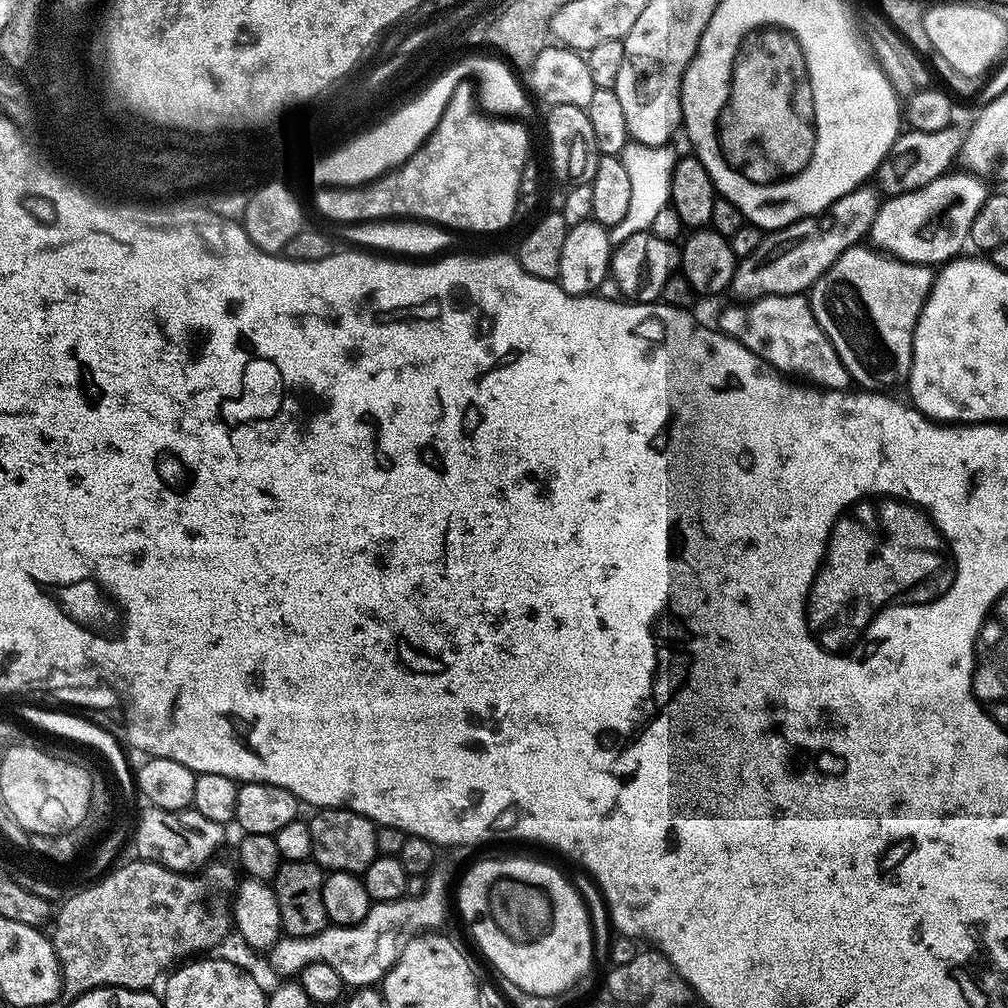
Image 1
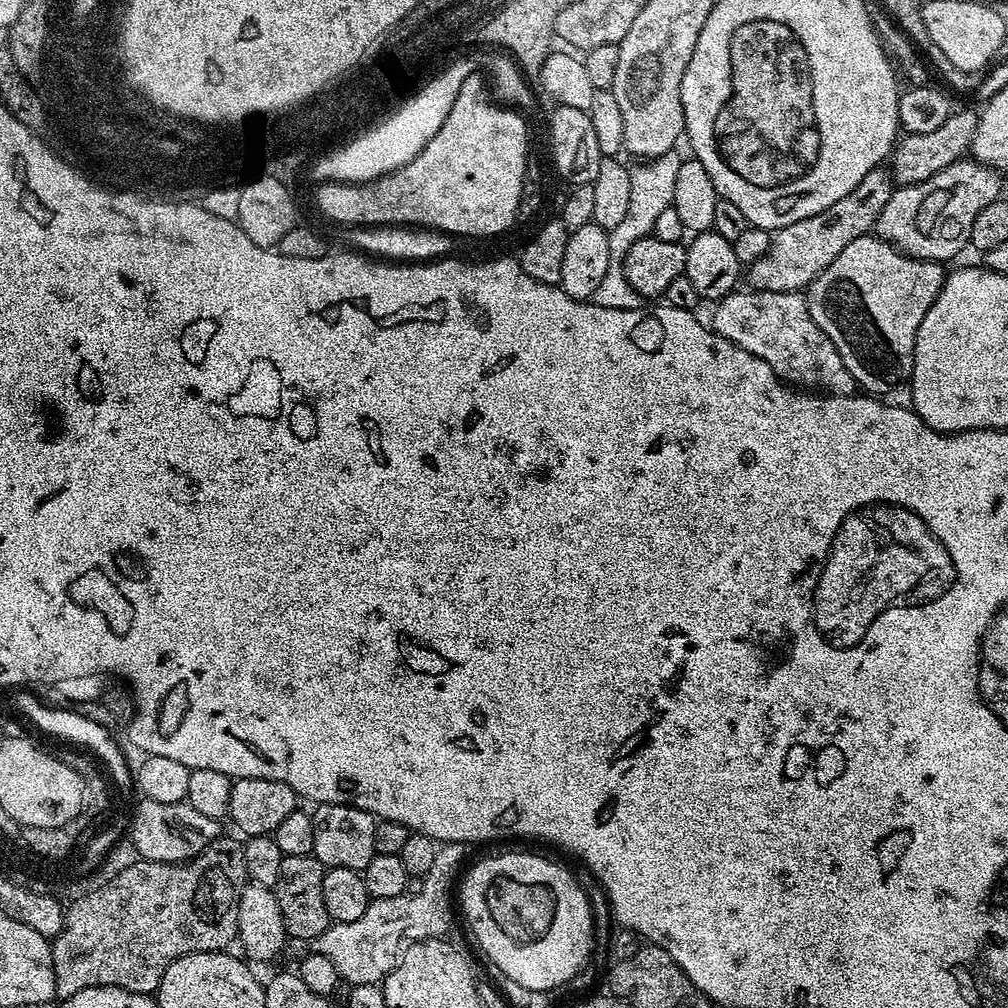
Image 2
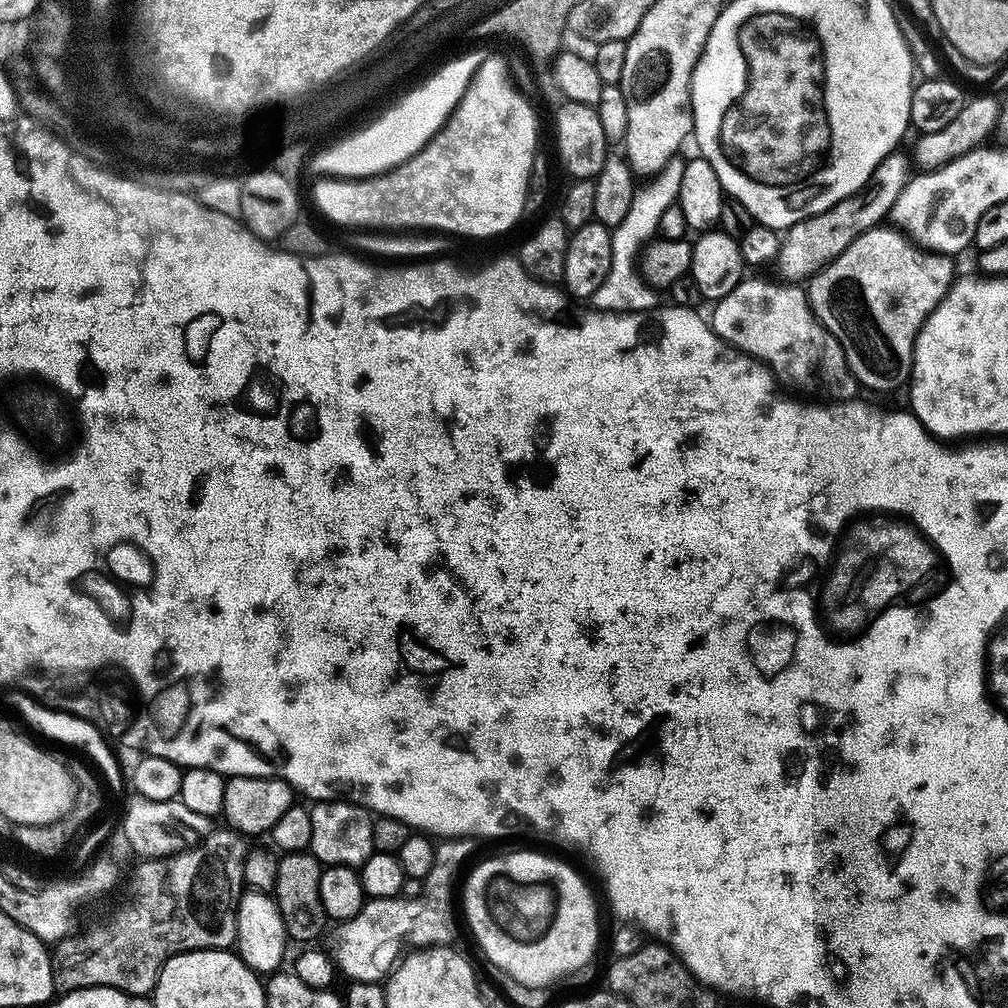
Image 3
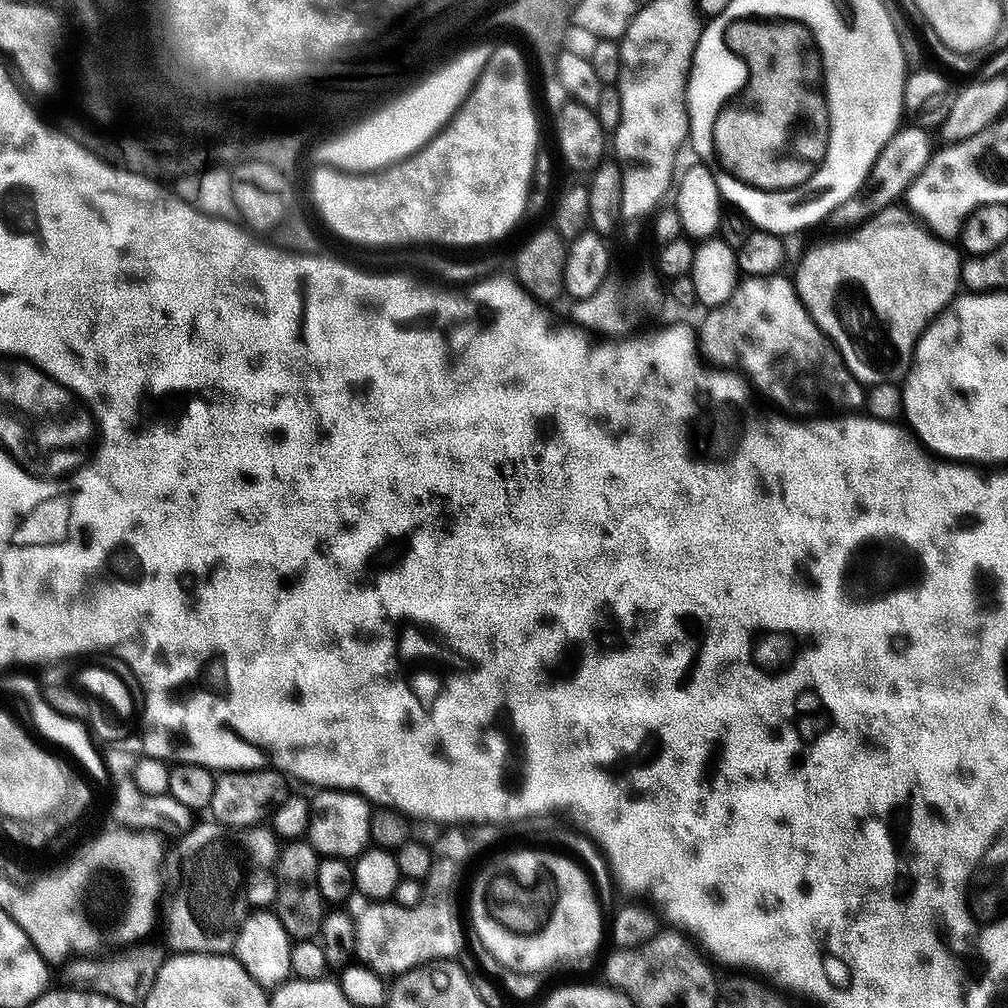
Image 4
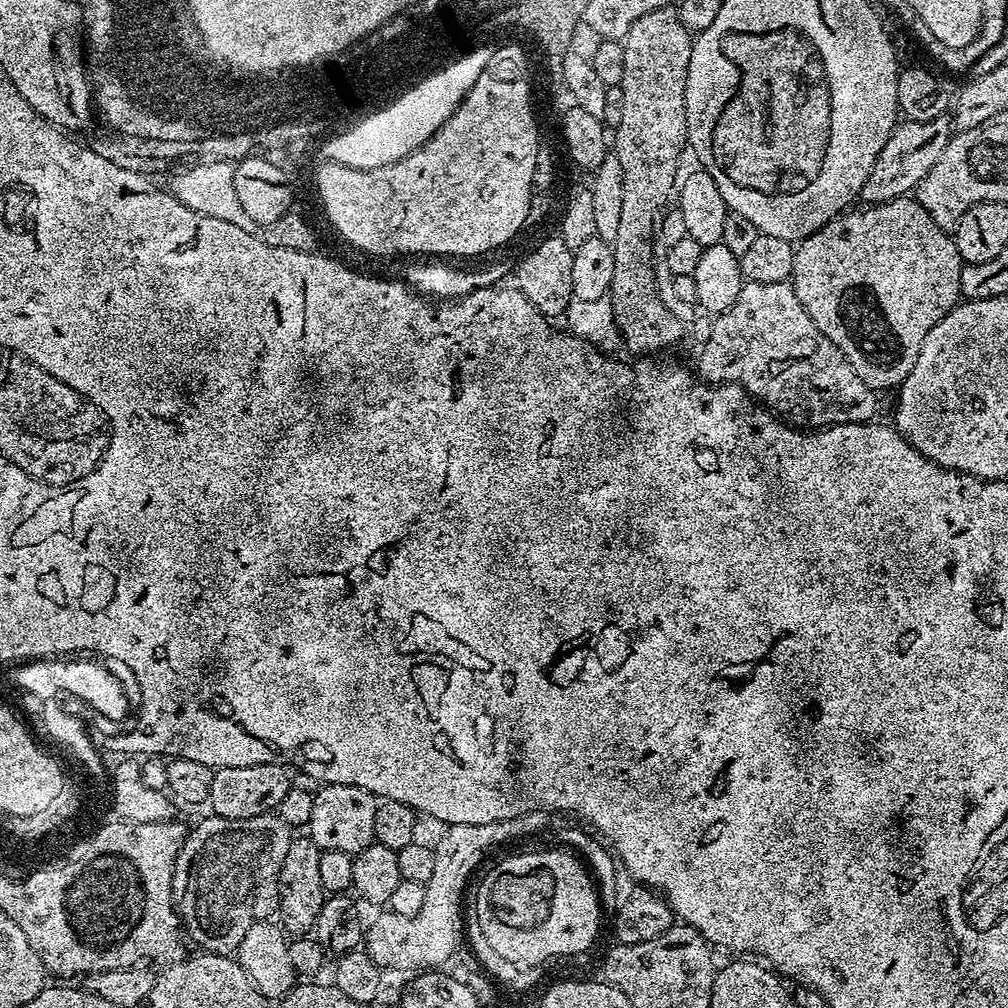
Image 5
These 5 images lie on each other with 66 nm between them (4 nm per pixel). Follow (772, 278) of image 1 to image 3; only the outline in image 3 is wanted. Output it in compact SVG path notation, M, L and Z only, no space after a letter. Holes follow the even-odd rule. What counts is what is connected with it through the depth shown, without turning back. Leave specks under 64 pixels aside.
M903 150L891 152L854 194L787 229L783 233L780 252L774 261L775 267L780 267L780 272L784 275L781 277L788 282L807 281L824 265L838 258L838 254L842 254L842 250L846 250L846 246L850 246L850 242L854 242L857 236L883 225L889 219L894 202L898 202L898 194L902 194L913 175L914 164L909 153Z

